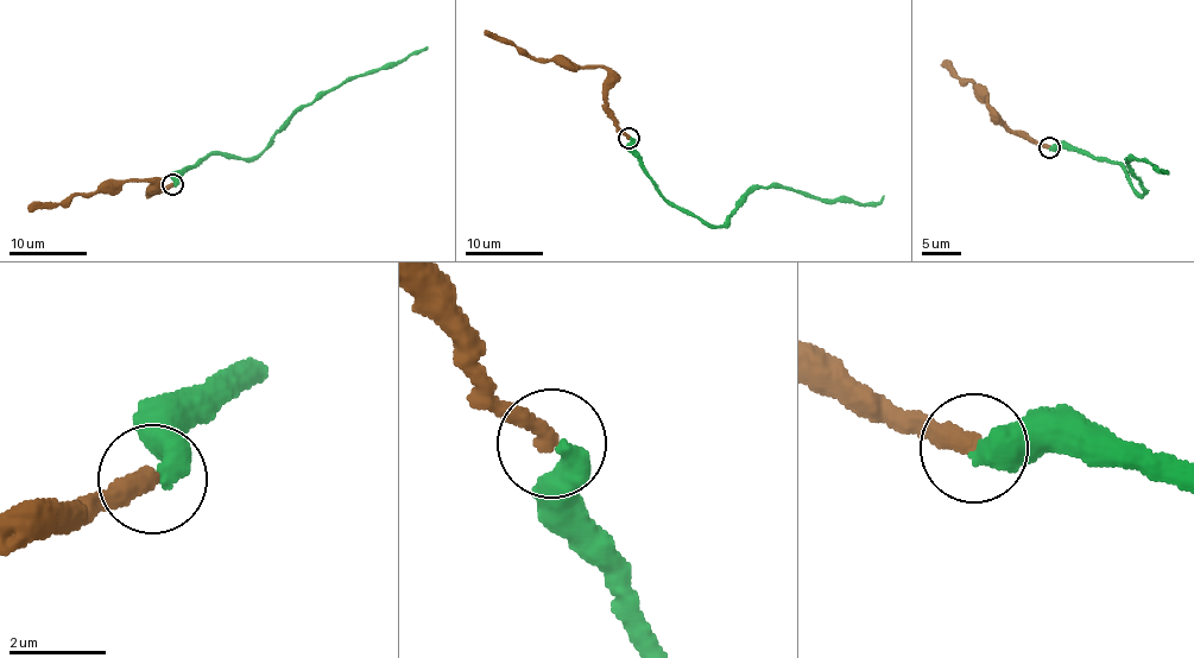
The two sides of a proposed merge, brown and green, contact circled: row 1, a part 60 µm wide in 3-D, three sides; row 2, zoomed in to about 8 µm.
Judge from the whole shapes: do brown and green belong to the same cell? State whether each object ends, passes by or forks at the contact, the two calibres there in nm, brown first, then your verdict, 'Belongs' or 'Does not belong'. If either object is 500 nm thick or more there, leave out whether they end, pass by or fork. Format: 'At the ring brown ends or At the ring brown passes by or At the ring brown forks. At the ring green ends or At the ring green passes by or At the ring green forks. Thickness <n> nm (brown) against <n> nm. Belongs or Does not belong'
Thickness 400 nm (brown) against 550 nm. Belongs

